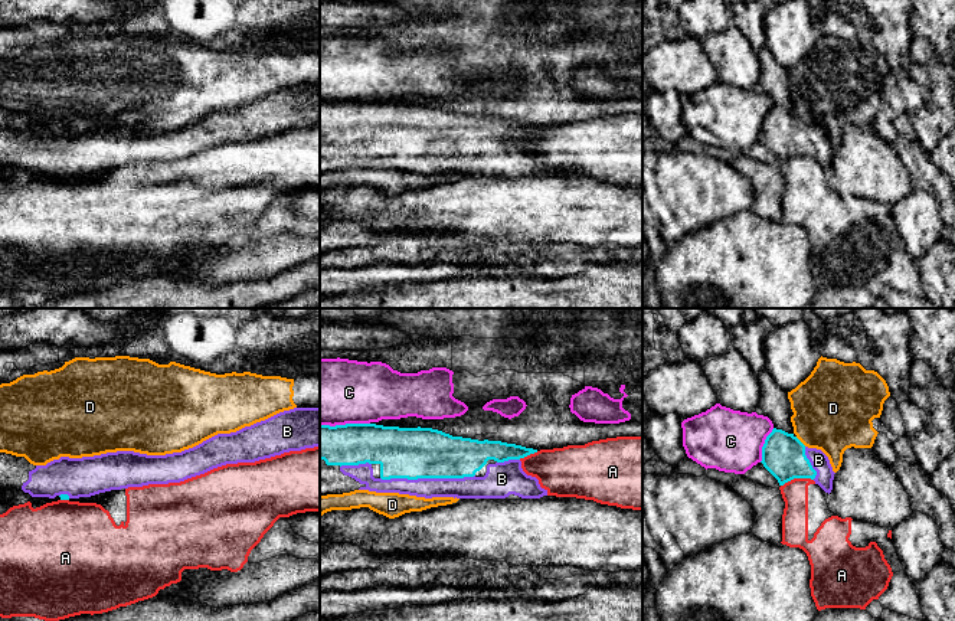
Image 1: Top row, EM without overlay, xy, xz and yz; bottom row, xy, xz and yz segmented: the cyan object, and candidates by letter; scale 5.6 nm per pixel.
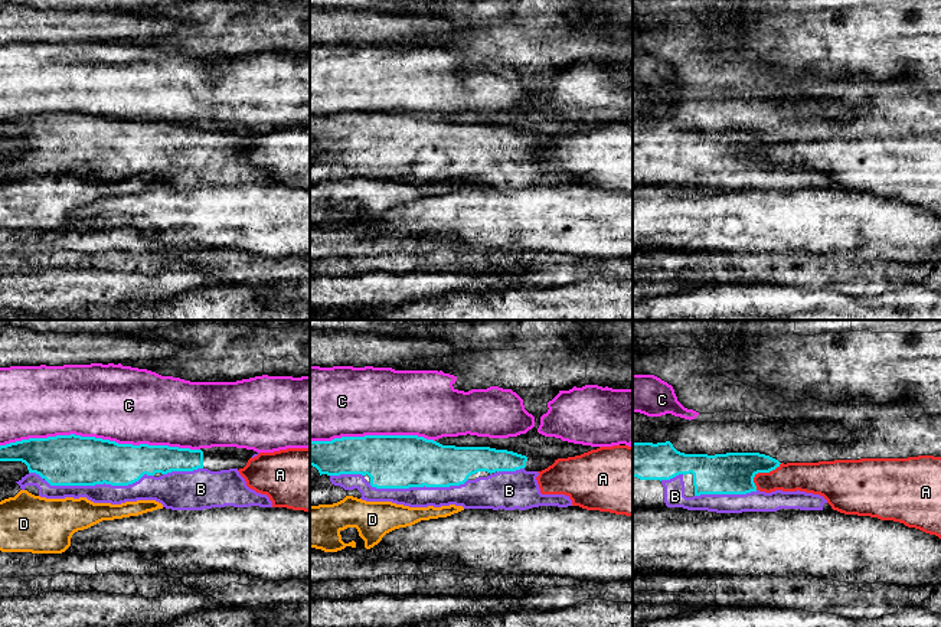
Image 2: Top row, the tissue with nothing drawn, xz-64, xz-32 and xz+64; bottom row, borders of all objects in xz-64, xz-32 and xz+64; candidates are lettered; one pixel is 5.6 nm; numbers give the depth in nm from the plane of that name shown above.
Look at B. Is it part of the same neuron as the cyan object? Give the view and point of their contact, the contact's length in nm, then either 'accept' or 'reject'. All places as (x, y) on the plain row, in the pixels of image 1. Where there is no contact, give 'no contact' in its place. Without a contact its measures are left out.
meets cyan in xz at (427, 154); contact 550 nm long; accept

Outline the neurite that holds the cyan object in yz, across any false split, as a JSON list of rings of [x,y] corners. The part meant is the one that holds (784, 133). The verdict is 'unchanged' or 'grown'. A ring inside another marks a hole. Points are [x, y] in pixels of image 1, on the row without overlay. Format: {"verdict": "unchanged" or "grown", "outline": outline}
{"verdict": "grown", "outline": [[[774,105],[762,124],[763,144],[779,163],[794,156],[811,156],[825,170],[831,170],[834,148],[828,134],[817,125],[805,124],[794,111]]]}

